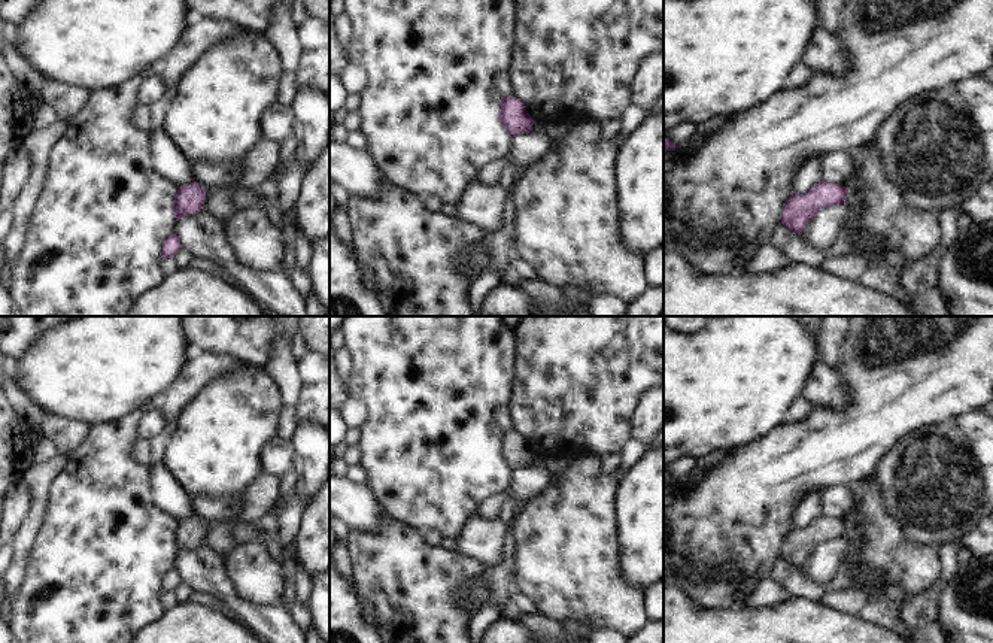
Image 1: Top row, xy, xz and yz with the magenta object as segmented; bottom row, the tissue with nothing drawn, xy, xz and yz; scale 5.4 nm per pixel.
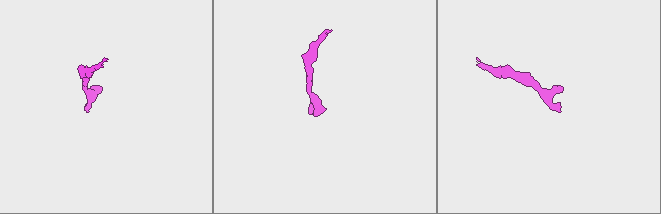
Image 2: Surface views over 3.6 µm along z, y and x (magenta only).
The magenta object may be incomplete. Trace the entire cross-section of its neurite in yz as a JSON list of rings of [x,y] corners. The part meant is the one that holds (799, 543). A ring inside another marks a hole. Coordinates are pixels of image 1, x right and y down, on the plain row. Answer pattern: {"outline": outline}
{"outline": [[[822,515],[805,528],[795,527],[783,542],[781,558],[796,568],[802,568],[823,542],[845,539],[848,521]]]}

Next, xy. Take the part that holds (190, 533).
{"outline": [[[197,516],[179,521],[174,531],[174,552],[179,555],[185,549],[198,548],[206,537],[204,521],[200,521]]]}

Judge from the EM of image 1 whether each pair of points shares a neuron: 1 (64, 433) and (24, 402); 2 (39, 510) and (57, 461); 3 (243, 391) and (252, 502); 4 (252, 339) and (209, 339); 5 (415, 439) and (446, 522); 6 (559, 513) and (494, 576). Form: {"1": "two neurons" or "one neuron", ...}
{"1": "one neuron", "2": "one neuron", "3": "two neurons", "4": "one neuron", "5": "one neuron", "6": "two neurons"}

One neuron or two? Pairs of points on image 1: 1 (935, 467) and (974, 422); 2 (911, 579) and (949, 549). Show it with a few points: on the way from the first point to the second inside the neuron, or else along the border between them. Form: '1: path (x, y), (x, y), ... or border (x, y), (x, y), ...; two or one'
1: path (946, 457), (969, 433); one
2: border (941, 548), (941, 576), (926, 590); two

